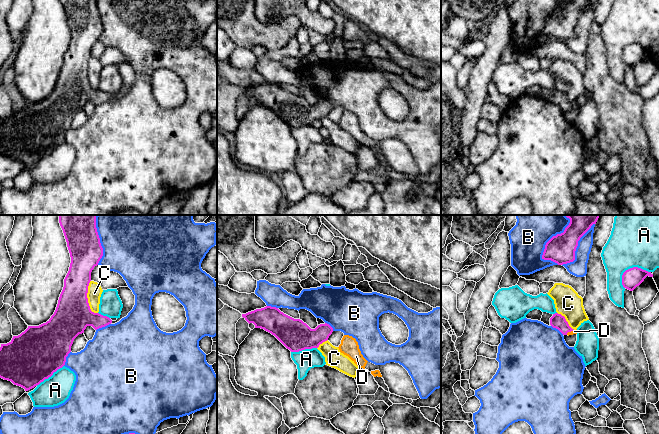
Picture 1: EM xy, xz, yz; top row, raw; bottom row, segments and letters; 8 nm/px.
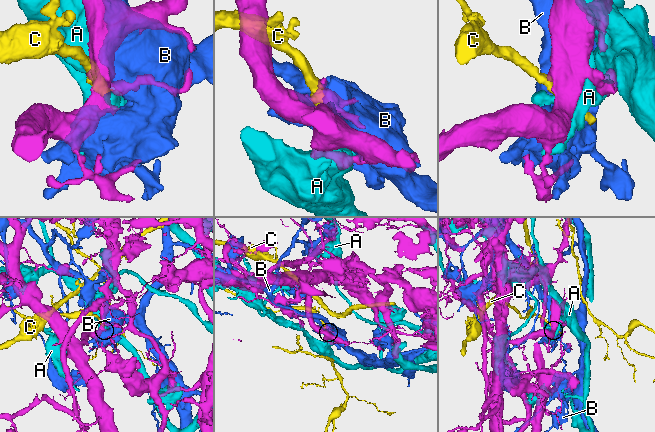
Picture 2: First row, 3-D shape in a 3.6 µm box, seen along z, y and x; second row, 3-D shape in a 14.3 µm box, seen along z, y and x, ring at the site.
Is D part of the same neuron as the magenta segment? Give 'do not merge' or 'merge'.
merge

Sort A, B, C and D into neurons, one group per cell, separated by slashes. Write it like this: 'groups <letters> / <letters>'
groups A / B / C / D

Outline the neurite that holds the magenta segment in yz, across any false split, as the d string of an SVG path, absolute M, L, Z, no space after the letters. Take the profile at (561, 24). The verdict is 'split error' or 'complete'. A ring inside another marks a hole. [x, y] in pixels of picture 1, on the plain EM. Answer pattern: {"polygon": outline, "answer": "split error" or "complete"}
{"polygon": "M569 0L563 9L553 12L546 19L542 35L551 36L558 41L573 38L578 17L592 1Z", "answer": "complete"}

